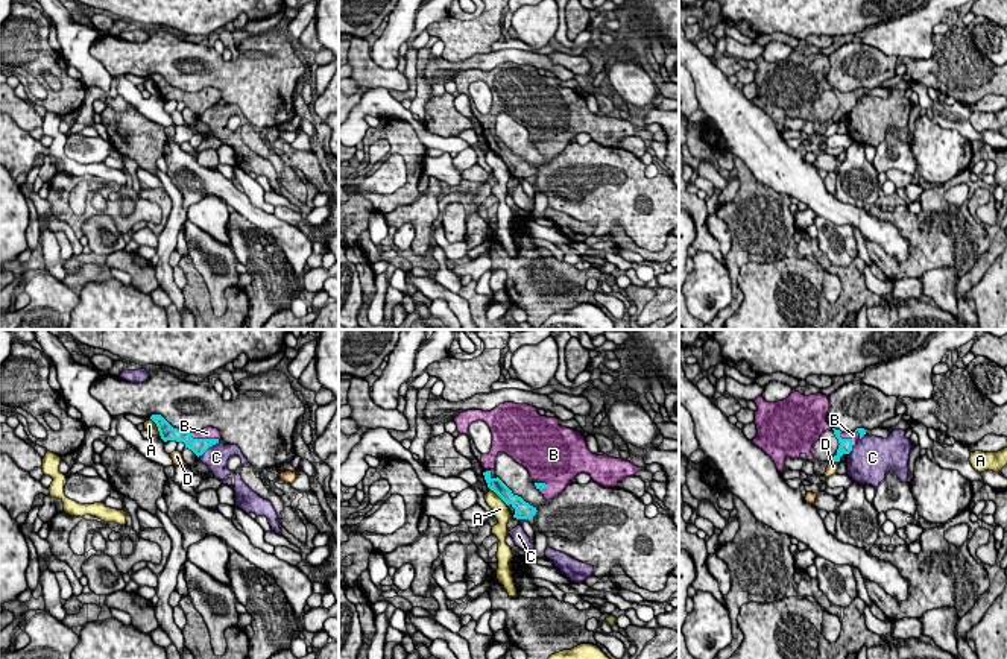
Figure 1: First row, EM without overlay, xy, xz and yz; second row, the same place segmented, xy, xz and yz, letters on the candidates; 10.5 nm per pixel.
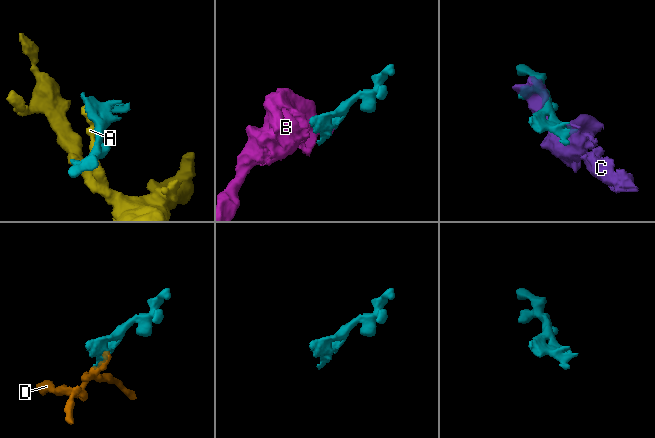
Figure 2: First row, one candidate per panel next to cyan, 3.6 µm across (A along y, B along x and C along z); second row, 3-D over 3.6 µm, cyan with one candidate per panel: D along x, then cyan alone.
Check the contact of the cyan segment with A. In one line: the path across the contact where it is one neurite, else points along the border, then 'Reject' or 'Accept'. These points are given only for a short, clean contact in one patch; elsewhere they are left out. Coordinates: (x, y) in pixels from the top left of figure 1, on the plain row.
Boundary: xz (489, 148), (508, 164). Reject

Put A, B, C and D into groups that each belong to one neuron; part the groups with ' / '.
A / B / C / D

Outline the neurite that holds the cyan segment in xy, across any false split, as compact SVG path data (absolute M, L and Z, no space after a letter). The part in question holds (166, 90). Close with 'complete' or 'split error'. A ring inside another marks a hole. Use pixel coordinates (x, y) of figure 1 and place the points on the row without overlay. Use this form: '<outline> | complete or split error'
M152 74L150 79L156 84L164 102L184 102L185 108L191 109L197 117L222 100L220 91L213 87L207 87L197 93L188 93L173 88L161 74Z | split error

